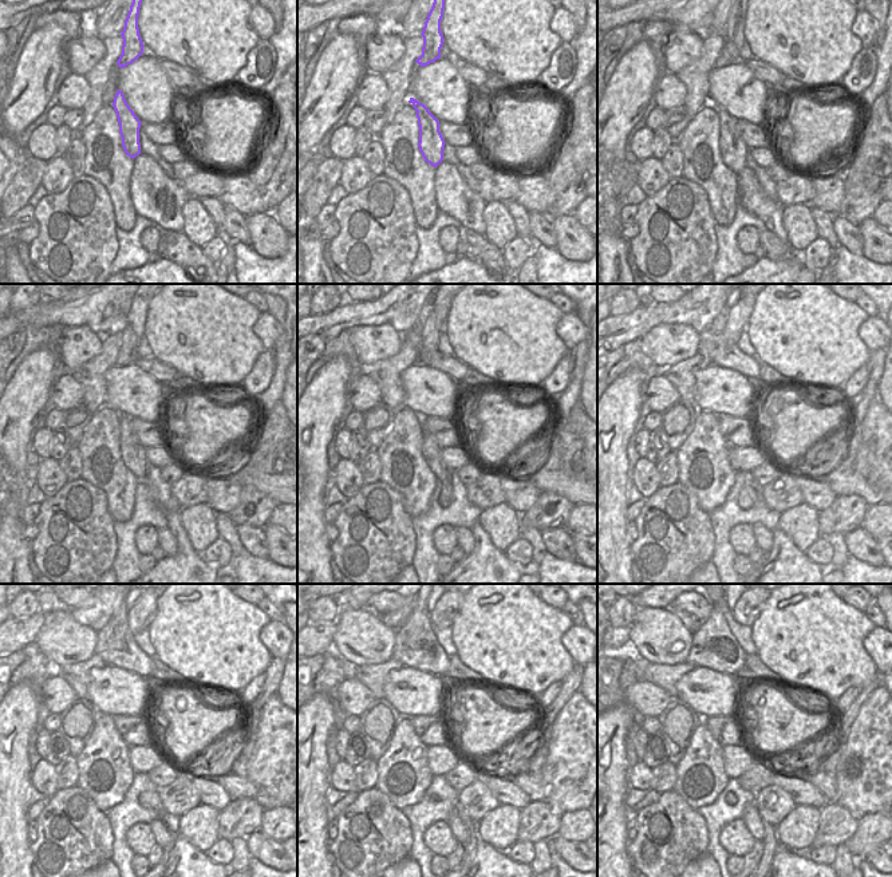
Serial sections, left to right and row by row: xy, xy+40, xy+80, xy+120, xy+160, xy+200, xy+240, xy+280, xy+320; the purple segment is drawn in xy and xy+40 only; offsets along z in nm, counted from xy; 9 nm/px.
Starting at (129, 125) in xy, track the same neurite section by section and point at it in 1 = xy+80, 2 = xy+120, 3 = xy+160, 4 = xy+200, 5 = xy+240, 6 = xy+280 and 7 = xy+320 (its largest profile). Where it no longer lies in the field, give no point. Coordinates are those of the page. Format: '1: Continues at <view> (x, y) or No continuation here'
1: Continues at xy+80 (731, 146)
2: Continues at xy+120 (133, 453)
3: Continues at xy+160 (430, 450)
4: Continues at xy+200 (748, 496)
5: Continues at xy+240 (150, 800)
6: Continues at xy+280 (470, 844)
7: Continues at xy+320 (770, 842)

